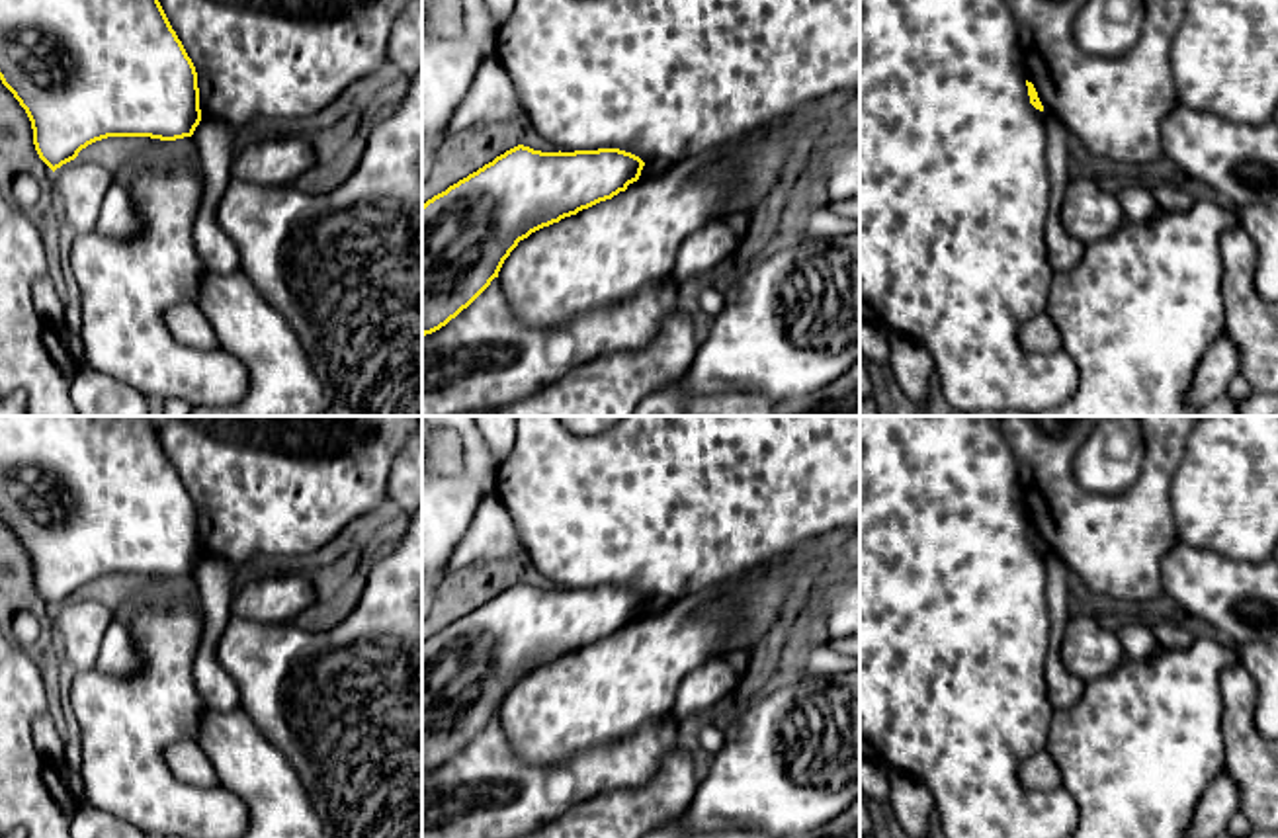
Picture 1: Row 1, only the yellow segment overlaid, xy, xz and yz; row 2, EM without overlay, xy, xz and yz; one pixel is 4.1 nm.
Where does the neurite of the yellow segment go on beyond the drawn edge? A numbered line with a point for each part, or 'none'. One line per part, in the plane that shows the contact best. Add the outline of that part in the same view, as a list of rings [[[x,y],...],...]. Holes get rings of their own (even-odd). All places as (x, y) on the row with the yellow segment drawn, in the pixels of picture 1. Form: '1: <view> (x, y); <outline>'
none

